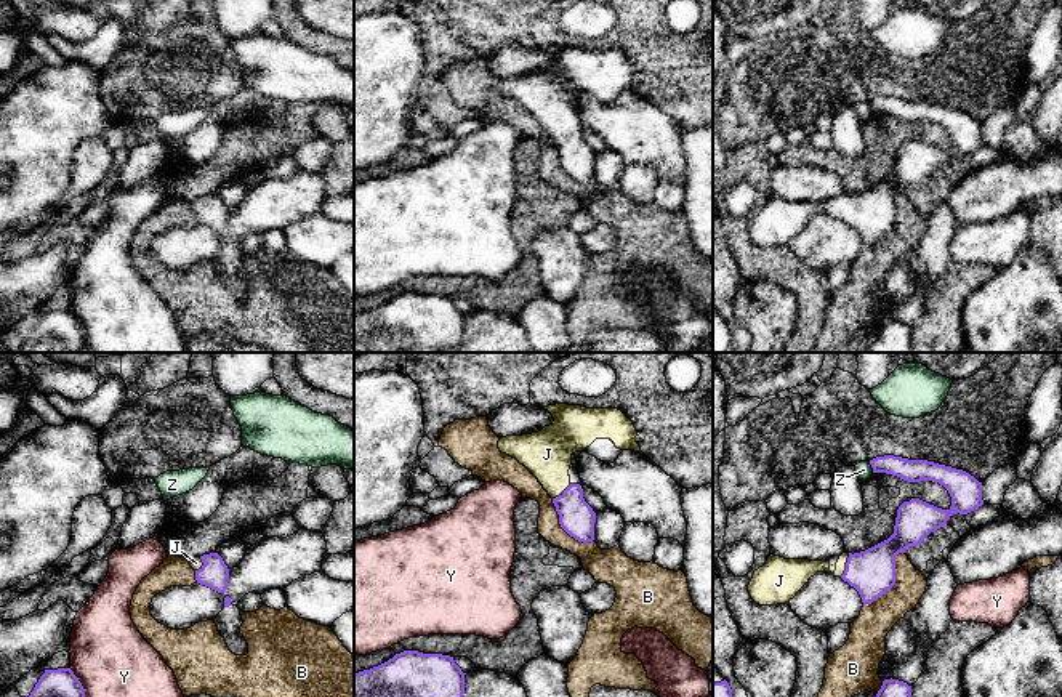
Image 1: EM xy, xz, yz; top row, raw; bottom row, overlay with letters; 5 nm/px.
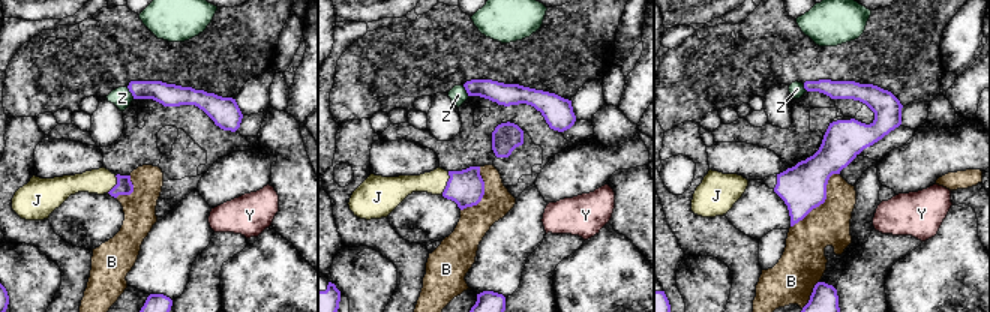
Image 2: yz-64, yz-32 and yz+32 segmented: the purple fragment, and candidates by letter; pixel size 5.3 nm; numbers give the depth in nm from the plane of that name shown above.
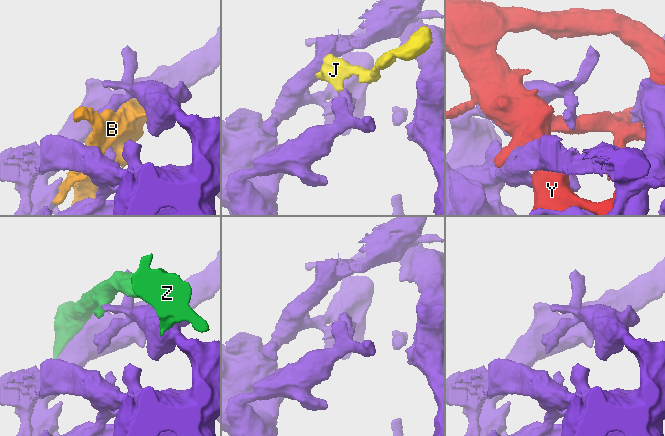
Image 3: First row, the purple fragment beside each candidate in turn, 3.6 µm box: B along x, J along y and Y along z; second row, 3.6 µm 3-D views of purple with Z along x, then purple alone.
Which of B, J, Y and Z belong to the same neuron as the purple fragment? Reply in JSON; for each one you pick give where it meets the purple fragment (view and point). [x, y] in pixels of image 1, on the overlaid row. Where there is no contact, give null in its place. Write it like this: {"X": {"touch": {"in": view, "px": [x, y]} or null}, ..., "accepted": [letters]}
{"J": {"touch": {"in": "yz", "px": [846, 564]}}, "accepted": ["J"]}

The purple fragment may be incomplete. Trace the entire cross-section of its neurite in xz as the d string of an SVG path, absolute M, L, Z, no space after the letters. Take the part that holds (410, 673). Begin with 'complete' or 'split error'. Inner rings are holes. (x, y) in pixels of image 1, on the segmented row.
complete; M404 651L378 667L354 673L354 697L463 697L465 675L450 655Z

